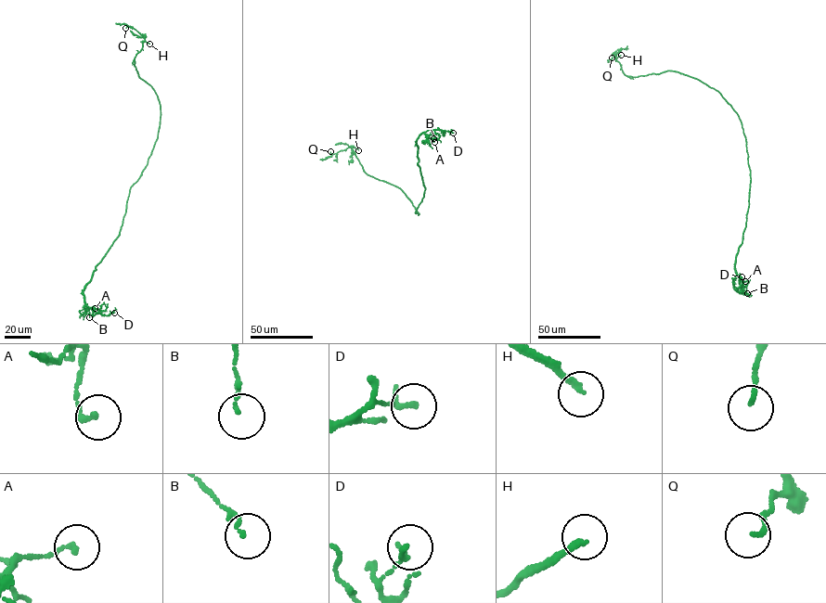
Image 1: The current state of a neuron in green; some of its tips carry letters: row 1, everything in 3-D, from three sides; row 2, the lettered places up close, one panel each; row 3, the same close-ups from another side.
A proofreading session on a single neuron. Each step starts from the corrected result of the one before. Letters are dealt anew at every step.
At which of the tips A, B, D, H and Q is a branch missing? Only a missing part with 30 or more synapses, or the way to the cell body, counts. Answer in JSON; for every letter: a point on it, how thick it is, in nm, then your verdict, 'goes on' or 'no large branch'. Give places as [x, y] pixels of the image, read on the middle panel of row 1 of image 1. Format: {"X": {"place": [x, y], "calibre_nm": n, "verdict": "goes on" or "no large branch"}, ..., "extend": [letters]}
{"A": {"place": [434, 142], "calibre_nm": 170, "verdict": "no large branch"}, "B": {"place": [433, 138], "calibre_nm": 100, "verdict": "no large branch"}, "D": {"place": [453, 133], "calibre_nm": 170, "verdict": "no large branch"}, "H": {"place": [358, 150], "calibre_nm": 190, "verdict": "goes on"}, "Q": {"place": [330, 151], "calibre_nm": 140, "verdict": "no large branch"}, "extend": ["H"]}

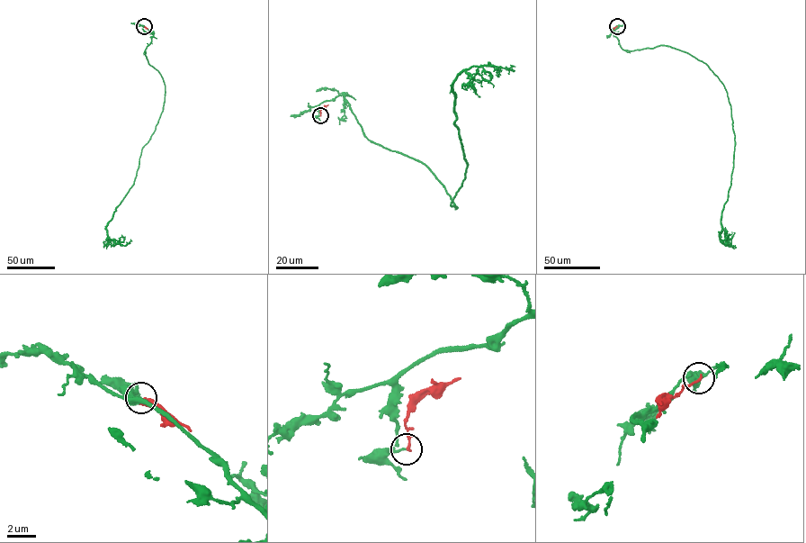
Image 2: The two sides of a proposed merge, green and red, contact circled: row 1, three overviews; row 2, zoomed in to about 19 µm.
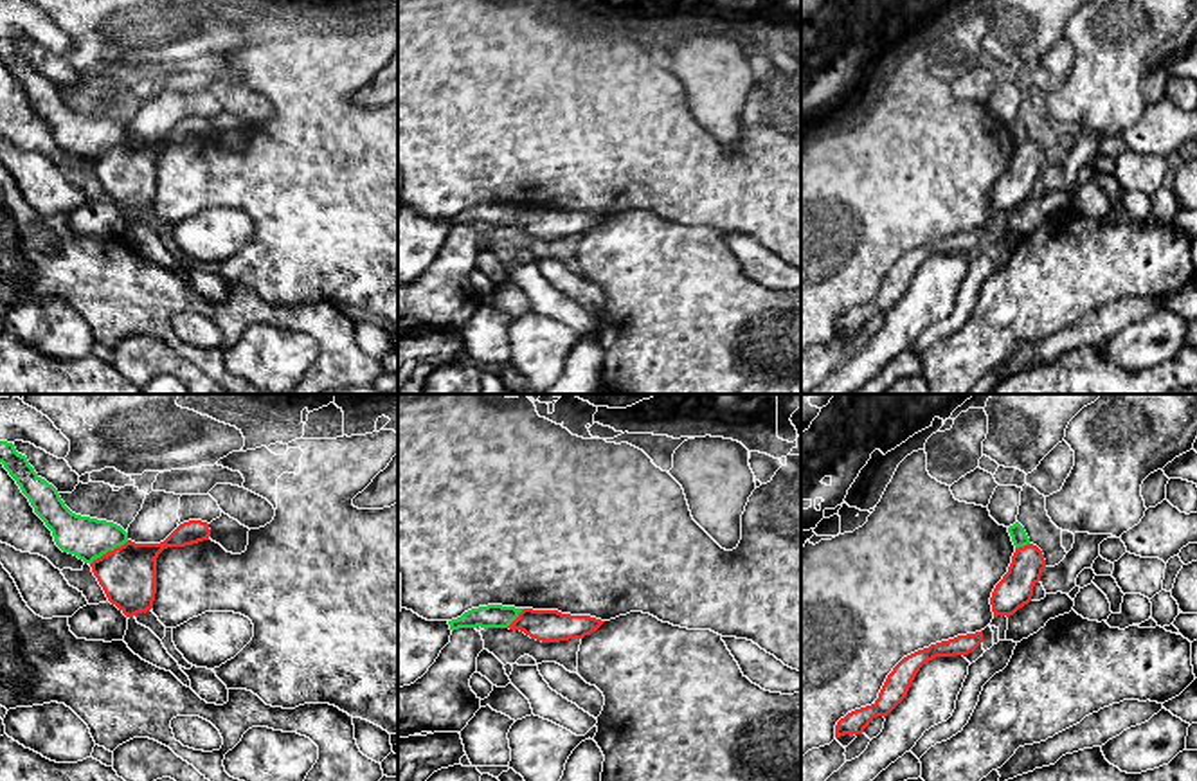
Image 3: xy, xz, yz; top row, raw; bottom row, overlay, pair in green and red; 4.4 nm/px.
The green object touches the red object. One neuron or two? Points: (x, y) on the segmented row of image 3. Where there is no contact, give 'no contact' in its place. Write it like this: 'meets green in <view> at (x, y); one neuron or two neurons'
meets green in xy at (108, 549); two neurons

